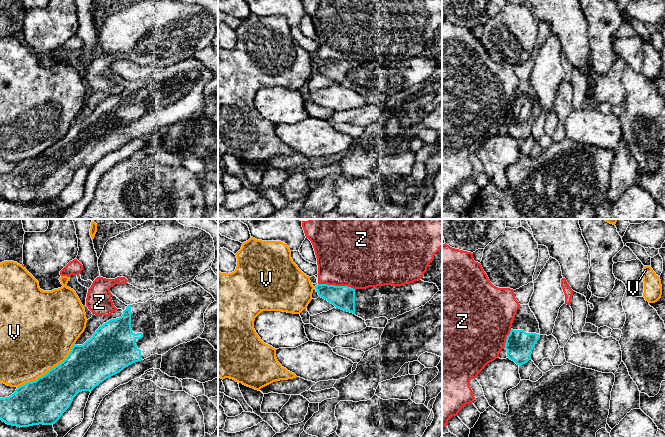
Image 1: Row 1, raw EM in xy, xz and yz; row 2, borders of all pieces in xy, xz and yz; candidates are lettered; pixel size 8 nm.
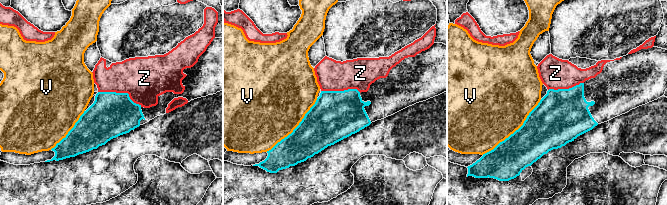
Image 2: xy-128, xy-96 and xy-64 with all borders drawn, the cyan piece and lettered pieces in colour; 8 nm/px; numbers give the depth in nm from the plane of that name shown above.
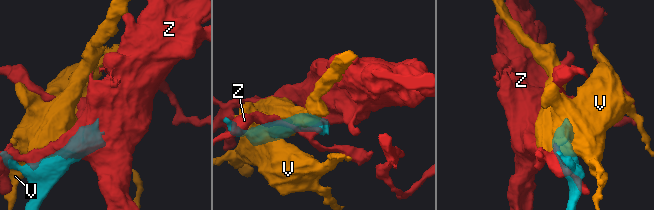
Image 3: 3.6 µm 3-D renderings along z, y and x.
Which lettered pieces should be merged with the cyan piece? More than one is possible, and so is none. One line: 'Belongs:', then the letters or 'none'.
Belongs: none

